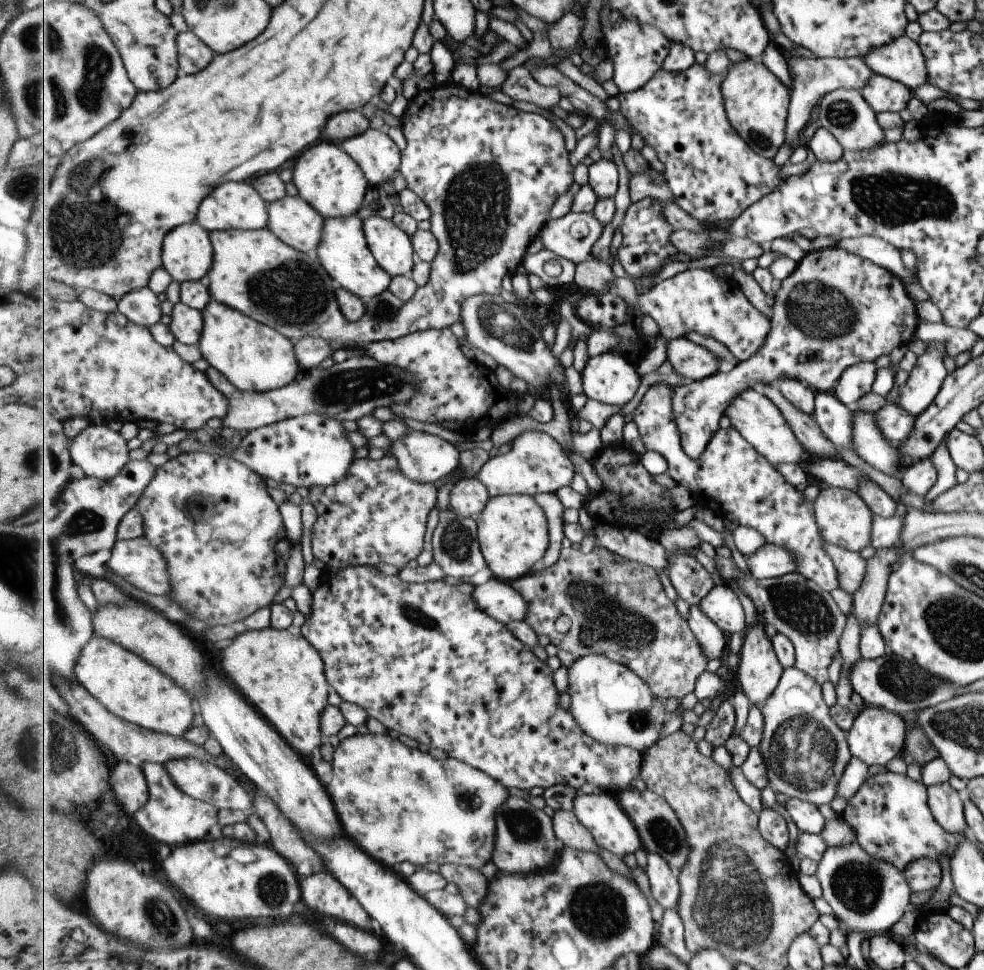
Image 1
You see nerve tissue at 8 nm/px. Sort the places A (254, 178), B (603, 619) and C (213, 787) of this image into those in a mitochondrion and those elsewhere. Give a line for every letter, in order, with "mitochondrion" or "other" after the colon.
A: other
B: mitochondrion
C: mitochondrion

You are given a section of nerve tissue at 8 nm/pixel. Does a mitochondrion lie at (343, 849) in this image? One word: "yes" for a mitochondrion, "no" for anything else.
no

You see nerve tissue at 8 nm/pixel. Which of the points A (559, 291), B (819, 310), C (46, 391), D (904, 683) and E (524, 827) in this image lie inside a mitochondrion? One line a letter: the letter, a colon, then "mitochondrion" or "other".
A: other
B: mitochondrion
C: other
D: mitochondrion
E: mitochondrion

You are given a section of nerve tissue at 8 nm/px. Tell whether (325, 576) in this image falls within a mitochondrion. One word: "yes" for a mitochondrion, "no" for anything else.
no

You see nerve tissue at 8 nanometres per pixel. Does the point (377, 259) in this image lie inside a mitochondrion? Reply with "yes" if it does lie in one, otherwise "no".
no

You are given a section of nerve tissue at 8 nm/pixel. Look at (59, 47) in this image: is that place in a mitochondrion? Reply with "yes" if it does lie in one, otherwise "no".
yes

